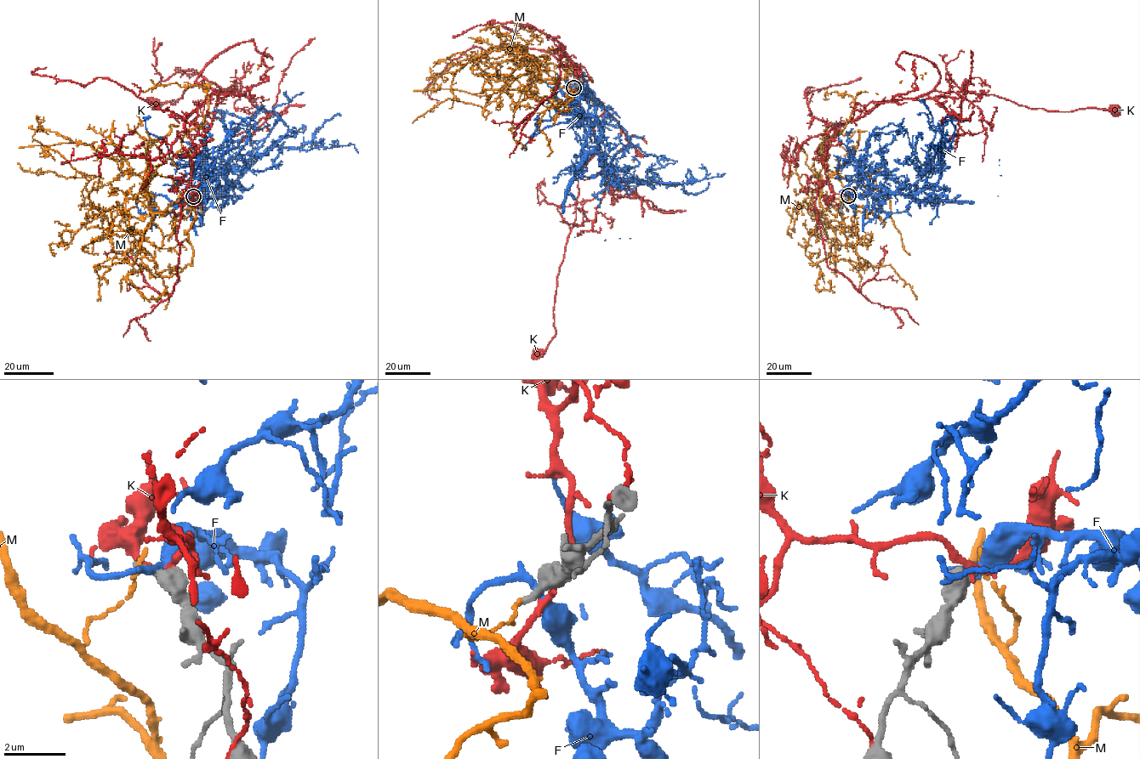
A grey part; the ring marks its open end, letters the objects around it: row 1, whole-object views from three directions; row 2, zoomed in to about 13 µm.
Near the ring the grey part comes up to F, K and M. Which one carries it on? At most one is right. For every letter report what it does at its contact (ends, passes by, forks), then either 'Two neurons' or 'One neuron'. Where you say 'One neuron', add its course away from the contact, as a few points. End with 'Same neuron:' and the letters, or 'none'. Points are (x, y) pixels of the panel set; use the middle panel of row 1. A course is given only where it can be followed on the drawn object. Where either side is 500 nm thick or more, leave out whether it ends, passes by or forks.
F: Two neurons
K: Two neurons
M: It ends there. Two neurons
Same neuron: none

